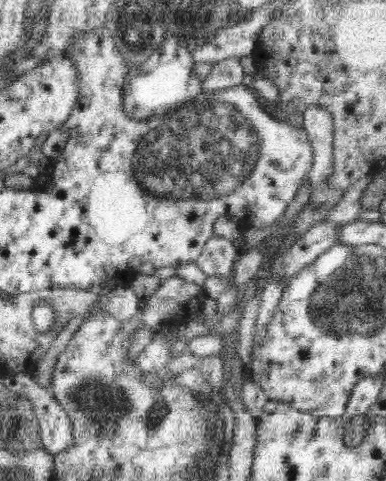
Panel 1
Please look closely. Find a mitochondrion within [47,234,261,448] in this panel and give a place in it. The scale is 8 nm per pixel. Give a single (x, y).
(101, 404)

